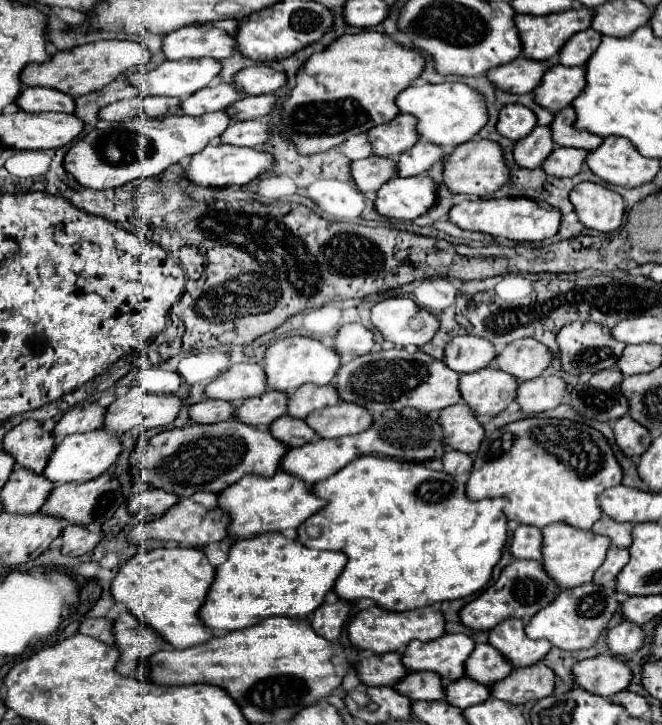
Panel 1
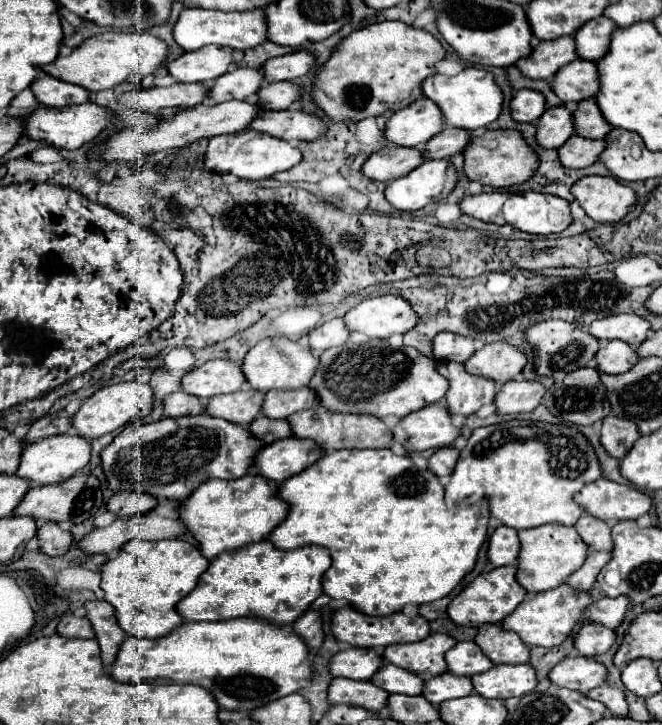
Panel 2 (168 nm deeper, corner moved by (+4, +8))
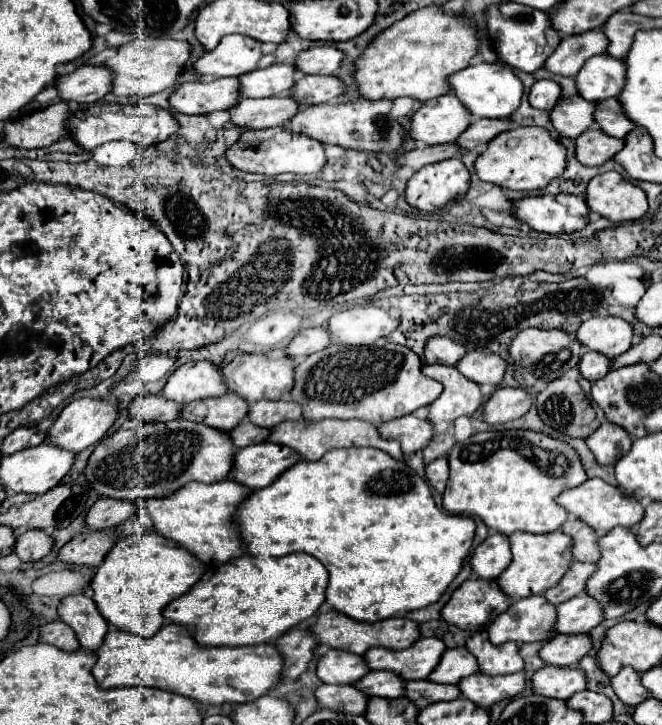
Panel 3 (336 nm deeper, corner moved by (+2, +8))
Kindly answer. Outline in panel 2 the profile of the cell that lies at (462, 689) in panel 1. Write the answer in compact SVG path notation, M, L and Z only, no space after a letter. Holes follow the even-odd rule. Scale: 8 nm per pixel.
M449 671L445 675L437 675L437 679L427 679L425 691L423 691L425 699L429 699L433 705L441 705L443 701L449 701L449 699L467 697L471 693L473 693L471 679L451 675Z

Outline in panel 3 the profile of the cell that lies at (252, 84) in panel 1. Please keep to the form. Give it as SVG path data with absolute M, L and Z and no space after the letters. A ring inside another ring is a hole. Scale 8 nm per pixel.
M313 47L303 51L293 63L305 75L333 75L339 71L345 53L337 47Z

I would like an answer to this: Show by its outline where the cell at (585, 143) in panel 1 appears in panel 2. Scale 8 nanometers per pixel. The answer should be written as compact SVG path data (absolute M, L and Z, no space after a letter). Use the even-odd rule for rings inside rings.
M583 99L577 103L573 111L573 127L575 133L585 139L603 139L611 131L611 125L603 119L593 99Z

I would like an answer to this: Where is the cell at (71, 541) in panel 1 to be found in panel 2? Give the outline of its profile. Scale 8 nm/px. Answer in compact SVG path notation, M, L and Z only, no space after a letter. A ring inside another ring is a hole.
M49 521L49 523L45 523L45 525L41 525L39 527L39 531L37 531L37 537L39 537L39 541L41 541L41 551L43 553L47 553L47 555L63 555L63 553L67 553L69 551L69 547L71 547L71 543L73 543L73 535L71 535L71 531L63 531L57 523L53 523L53 521Z

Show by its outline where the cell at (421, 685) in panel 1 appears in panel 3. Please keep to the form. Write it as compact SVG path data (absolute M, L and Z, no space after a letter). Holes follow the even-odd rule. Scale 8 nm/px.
M369 671L369 675L353 683L353 687L357 687L367 697L397 699L403 695L403 681L389 671Z

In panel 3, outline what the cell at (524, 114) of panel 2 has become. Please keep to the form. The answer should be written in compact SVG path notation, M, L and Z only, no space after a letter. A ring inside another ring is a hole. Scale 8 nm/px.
M549 79L535 81L535 85L531 87L531 93L529 93L531 107L543 109L543 111L551 111L559 99L561 99L561 85L555 81L549 81Z

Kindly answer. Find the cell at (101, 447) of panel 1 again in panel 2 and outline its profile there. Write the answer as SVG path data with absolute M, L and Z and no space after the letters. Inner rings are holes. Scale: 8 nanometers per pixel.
M63 433L63 435L53 435L49 439L41 439L37 443L29 443L21 455L21 467L17 469L17 475L23 475L35 485L53 485L73 477L89 461L91 461L91 441L81 439L81 435Z

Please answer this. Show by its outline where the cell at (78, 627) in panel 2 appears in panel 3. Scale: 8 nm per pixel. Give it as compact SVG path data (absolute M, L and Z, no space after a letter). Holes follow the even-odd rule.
M51 621L39 627L39 641L41 643L49 643L61 651L75 651L79 649L79 641L75 639L75 633L71 633L71 629L67 625L63 625L63 621Z

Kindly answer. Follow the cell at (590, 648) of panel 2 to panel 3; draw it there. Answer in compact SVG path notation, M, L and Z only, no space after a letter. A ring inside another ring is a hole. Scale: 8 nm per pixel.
M555 635L543 643L539 657L547 665L555 667L575 667L583 655L587 655L591 639L587 635Z

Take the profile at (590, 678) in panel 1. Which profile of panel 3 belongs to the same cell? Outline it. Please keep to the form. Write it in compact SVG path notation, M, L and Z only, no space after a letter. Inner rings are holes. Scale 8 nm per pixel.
M543 667L535 671L531 677L531 689L537 695L551 697L551 699L569 699L573 693L585 689L583 671L567 669L567 667Z

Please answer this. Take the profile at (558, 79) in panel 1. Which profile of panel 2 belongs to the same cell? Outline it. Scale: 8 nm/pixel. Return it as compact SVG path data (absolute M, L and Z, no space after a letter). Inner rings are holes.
M575 59L561 67L551 81L551 89L563 103L577 103L595 97L599 89L599 75L595 63Z

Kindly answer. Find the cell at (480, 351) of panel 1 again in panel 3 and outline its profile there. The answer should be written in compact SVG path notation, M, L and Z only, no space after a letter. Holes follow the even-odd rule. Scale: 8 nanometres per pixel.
M431 337L425 343L425 363L427 365L455 365L465 355L465 347L453 343L447 337Z

